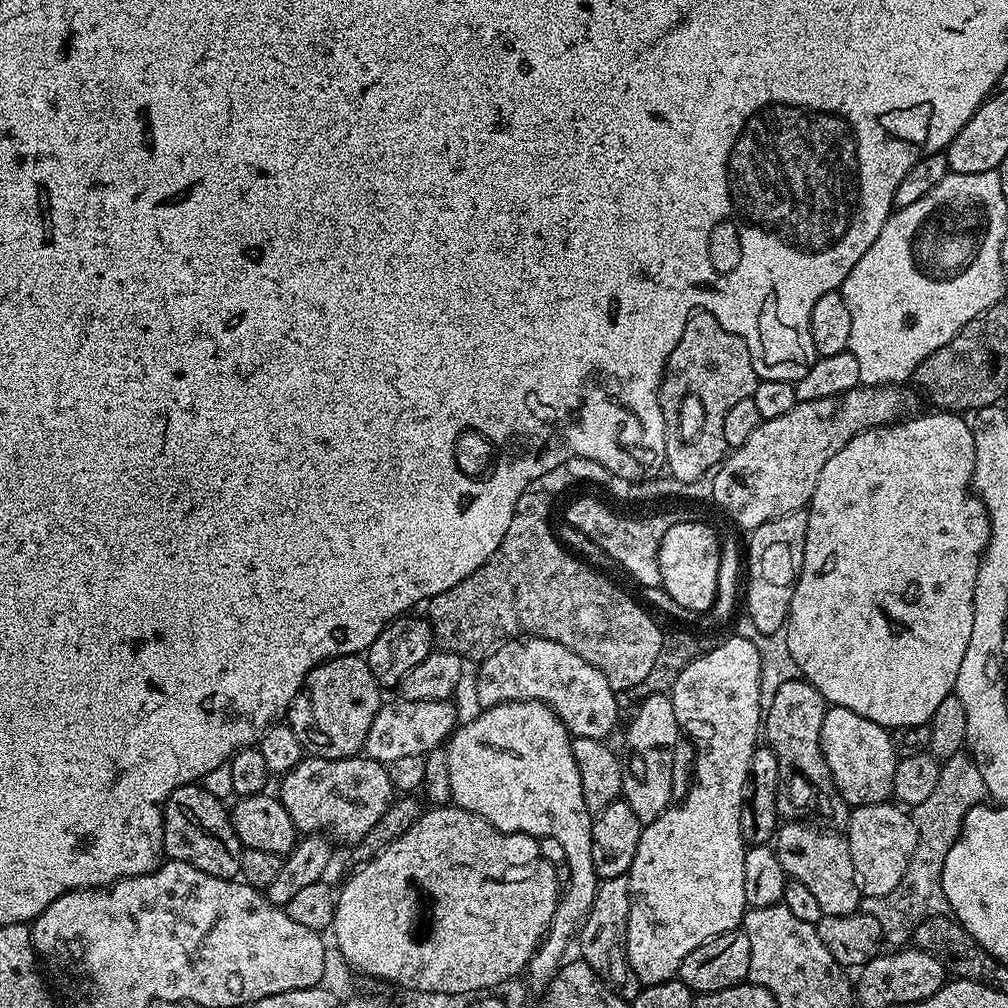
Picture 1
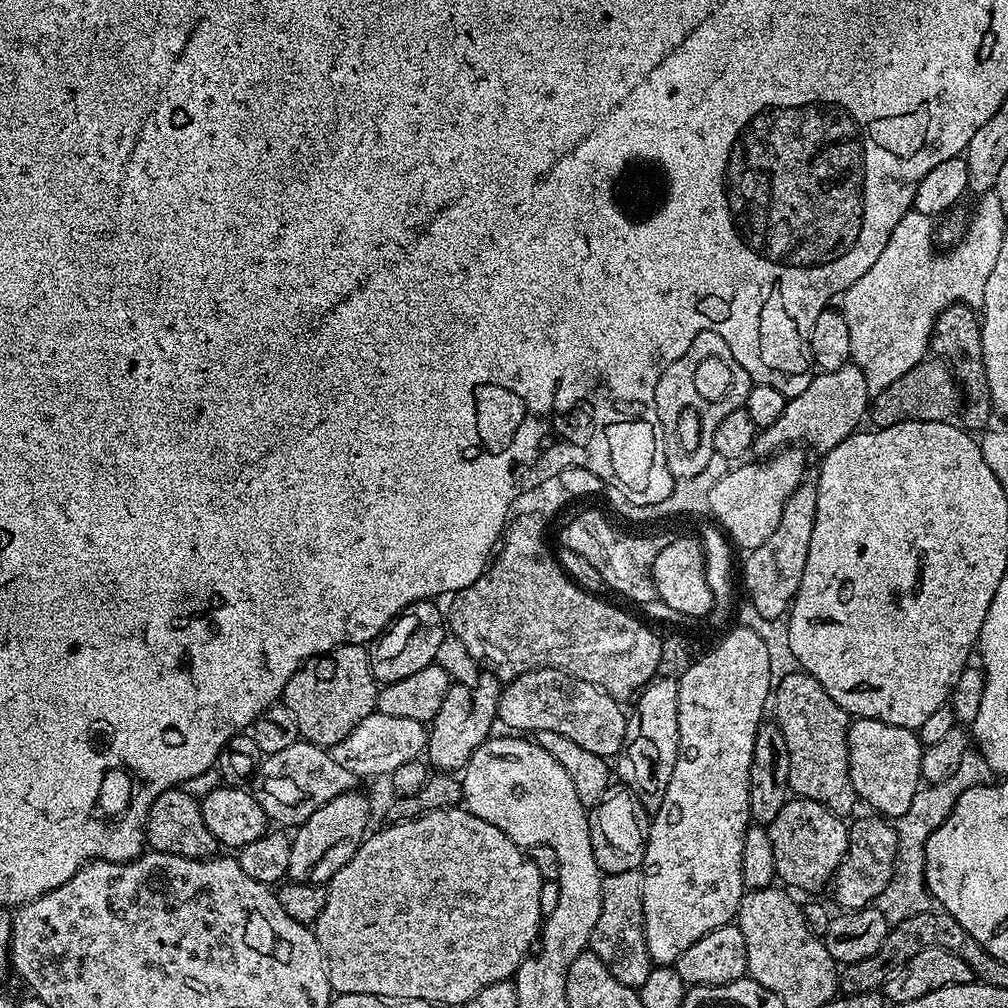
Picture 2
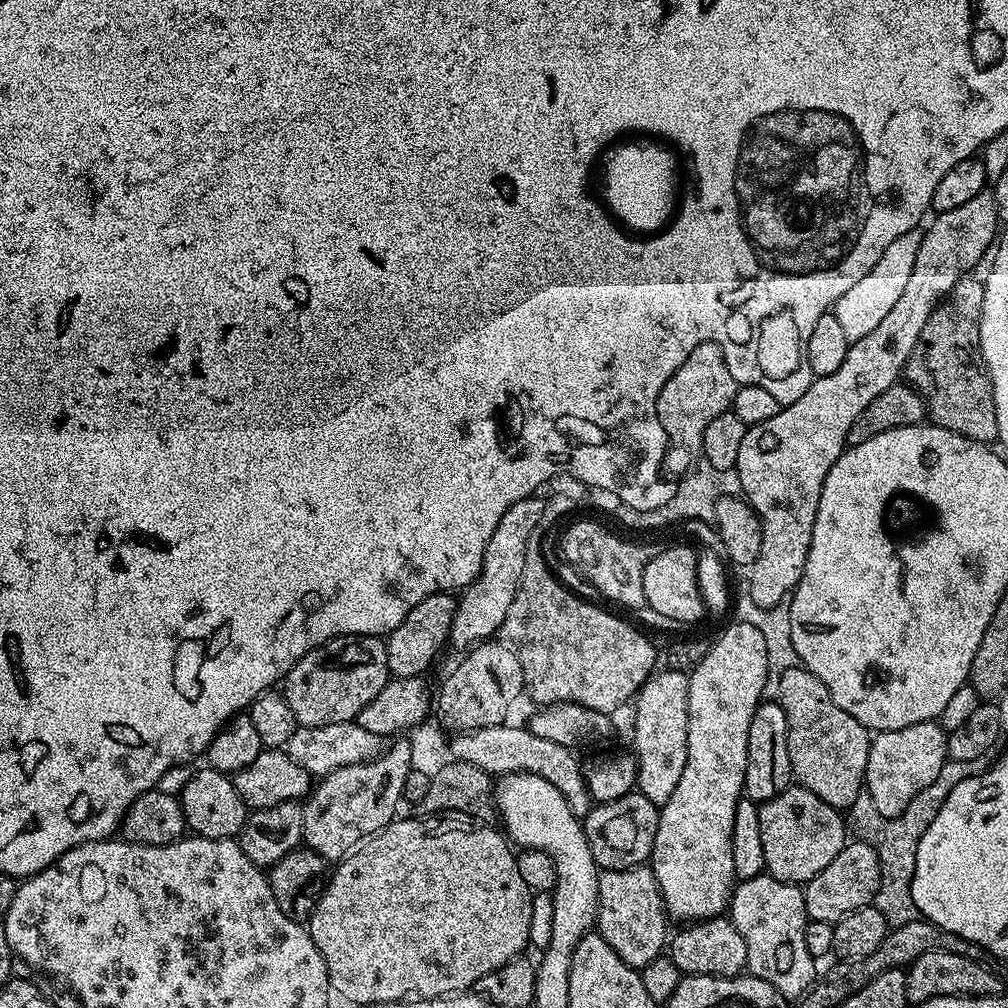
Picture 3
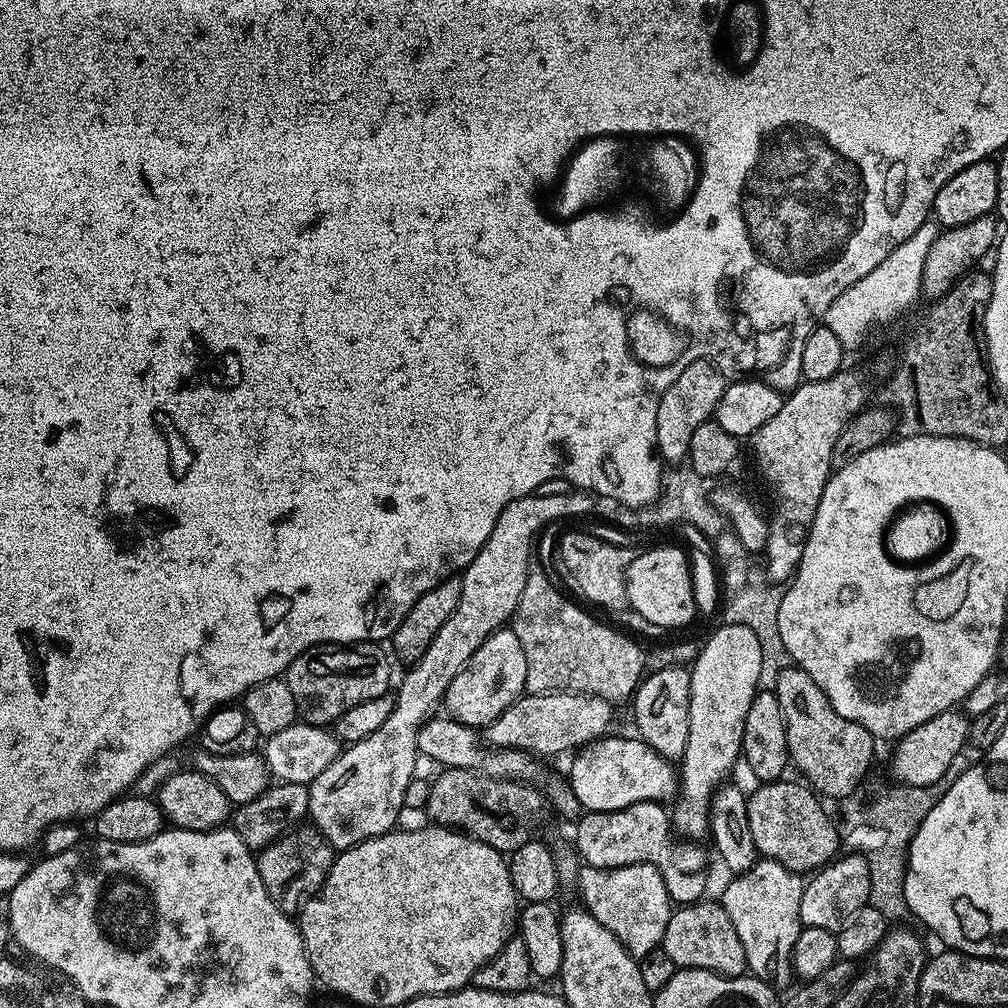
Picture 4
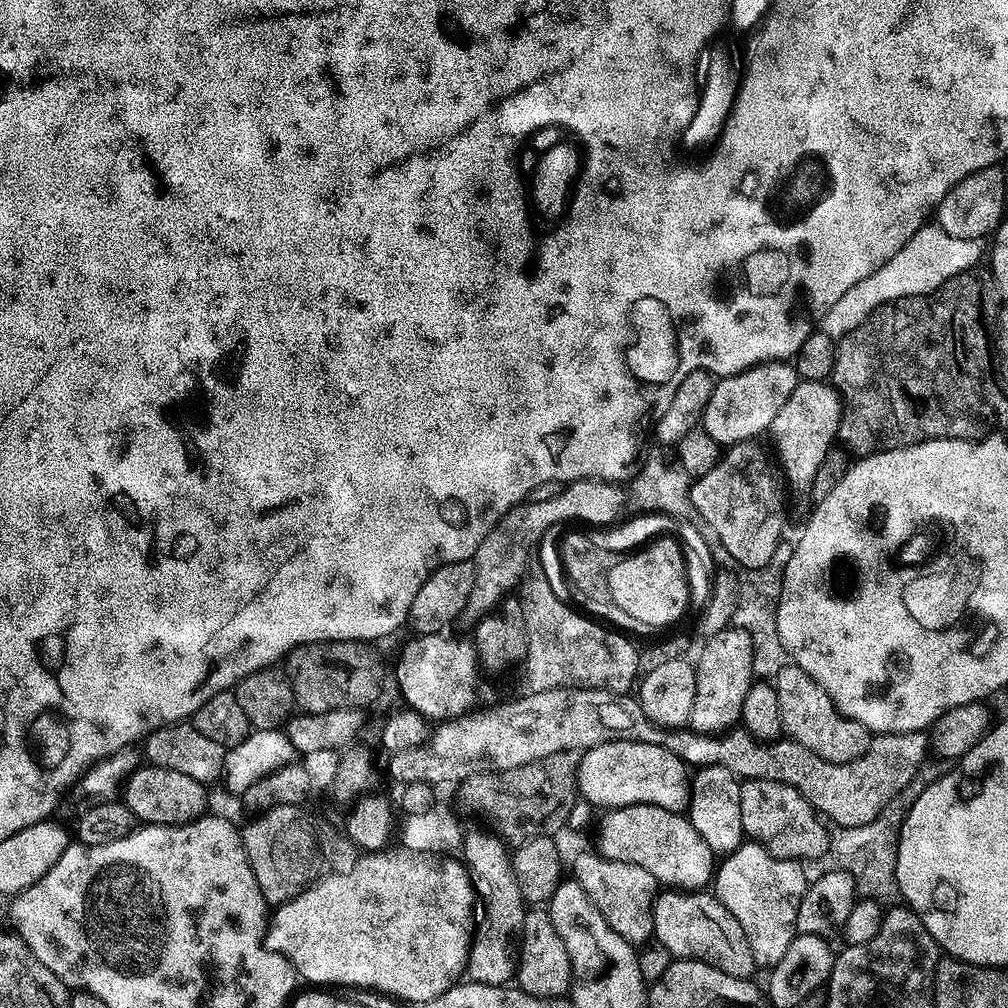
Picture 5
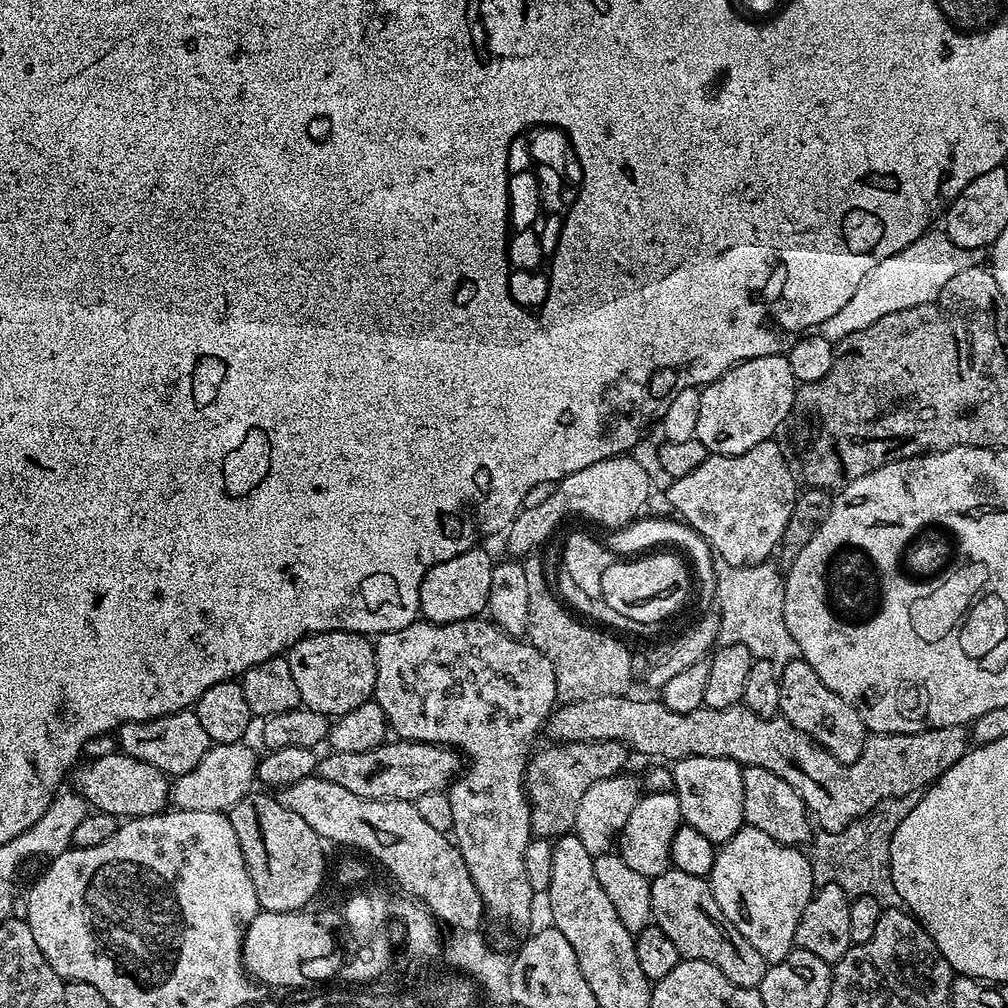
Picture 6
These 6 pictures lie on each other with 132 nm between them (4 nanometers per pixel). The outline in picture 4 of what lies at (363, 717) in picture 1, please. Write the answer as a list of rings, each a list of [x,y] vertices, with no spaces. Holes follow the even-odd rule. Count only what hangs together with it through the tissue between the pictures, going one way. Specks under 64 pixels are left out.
[[[315,644],[313,648],[308,648],[302,654],[298,654],[298,658],[294,658],[294,662],[288,667],[286,679],[290,686],[290,694],[294,694],[294,702],[296,703],[296,711],[299,719],[305,724],[315,724],[317,726],[331,725],[339,716],[346,714],[346,710],[350,710],[353,706],[358,706],[358,702],[370,702],[370,698],[378,698],[382,694],[390,691],[388,683],[392,680],[392,668],[388,665],[388,660],[380,652],[371,652],[368,646],[349,646],[347,644]]]

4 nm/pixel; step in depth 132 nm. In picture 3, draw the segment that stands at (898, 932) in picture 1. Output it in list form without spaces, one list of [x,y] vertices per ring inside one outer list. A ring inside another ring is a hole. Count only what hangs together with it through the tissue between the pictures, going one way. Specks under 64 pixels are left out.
[[[947,760],[942,766],[942,774],[938,774],[938,778],[934,782],[930,782],[930,786],[926,786],[926,790],[914,794],[910,806],[906,806],[904,813],[901,816],[895,816],[893,820],[888,820],[882,814],[878,814],[878,810],[872,804],[872,799],[866,794],[861,794],[856,799],[856,803],[852,805],[850,815],[856,819],[857,826],[865,832],[861,833],[869,844],[882,850],[880,852],[880,885],[876,891],[874,907],[882,914],[882,918],[886,918],[886,922],[890,926],[905,924],[917,919],[918,913],[912,897],[912,879],[918,854],[918,842],[922,838],[922,834],[926,834],[926,826],[930,826],[930,822],[934,822],[935,816],[938,815],[938,810],[942,810],[950,790],[954,790],[954,786],[958,786],[958,782],[980,775],[981,771],[980,760],[967,760],[966,762]]]

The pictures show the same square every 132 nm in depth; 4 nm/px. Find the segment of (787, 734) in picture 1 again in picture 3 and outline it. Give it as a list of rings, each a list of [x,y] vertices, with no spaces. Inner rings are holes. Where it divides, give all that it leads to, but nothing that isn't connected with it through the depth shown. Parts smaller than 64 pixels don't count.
[[[803,666],[779,673],[778,702],[786,710],[790,766],[795,783],[837,810],[851,809],[861,796],[872,736],[858,718],[846,714],[830,698],[830,690]]]

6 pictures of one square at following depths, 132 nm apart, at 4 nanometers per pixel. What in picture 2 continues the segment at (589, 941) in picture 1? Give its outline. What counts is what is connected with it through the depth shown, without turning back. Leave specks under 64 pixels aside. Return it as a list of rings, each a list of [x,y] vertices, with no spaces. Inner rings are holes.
[[[640,872],[605,875],[600,893],[602,894],[602,914],[598,914],[598,923],[594,926],[590,951],[604,963],[606,970],[610,970],[610,974],[614,974],[614,978],[618,978],[618,982],[622,982],[622,986],[639,990],[654,967],[647,952],[644,951]]]

